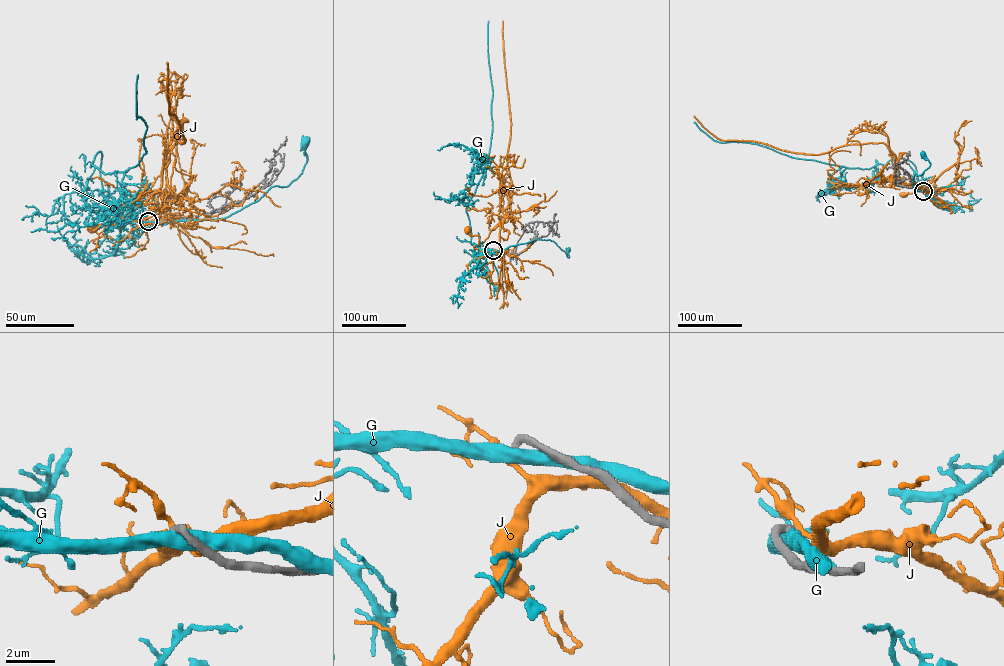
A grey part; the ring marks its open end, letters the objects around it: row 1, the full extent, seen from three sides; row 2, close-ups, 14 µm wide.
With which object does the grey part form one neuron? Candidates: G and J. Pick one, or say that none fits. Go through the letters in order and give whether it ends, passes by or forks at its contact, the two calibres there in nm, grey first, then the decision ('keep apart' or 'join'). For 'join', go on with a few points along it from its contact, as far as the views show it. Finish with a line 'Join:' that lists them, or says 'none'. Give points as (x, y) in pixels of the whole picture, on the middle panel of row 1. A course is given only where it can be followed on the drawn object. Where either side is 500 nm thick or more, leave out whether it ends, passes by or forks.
G: 360 nm thick on the grey side, 550 nm on the other; keep apart
J: it passes by; 280 nm thick on the grey side, 220 nm on the other; keep apart
Join: none

